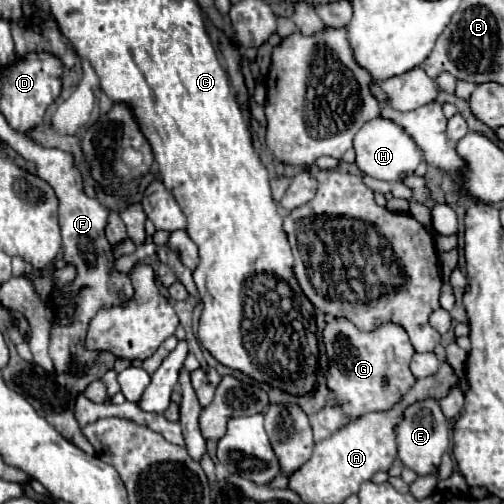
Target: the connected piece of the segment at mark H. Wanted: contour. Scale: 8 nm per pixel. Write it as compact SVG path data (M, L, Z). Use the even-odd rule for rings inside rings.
M383 117L367 121L359 129L359 133L355 135L355 153L357 153L357 161L355 161L357 167L365 175L371 175L371 177L383 179L383 181L397 181L405 173L413 173L415 167L423 161L423 155L421 155L419 147L413 143L413 139L401 127L397 127L393 121L383 119Z

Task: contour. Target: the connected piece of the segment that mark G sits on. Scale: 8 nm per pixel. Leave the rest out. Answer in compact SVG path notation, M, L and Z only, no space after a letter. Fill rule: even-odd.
M347 319L327 321L323 331L323 345L331 365L327 385L337 397L347 399L347 405L331 405L317 413L317 421L331 433L361 417L363 413L391 409L415 383L415 377L409 371L409 359L415 349L409 343L407 333L395 323L385 323L383 327L365 333Z

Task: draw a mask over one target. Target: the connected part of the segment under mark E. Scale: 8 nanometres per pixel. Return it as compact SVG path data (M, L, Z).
M423 399L421 403L413 403L405 409L405 415L401 423L395 427L397 447L399 447L399 459L405 467L413 469L417 475L429 475L437 469L441 463L441 455L449 447L449 425L447 417L443 415L439 407L439 399Z

